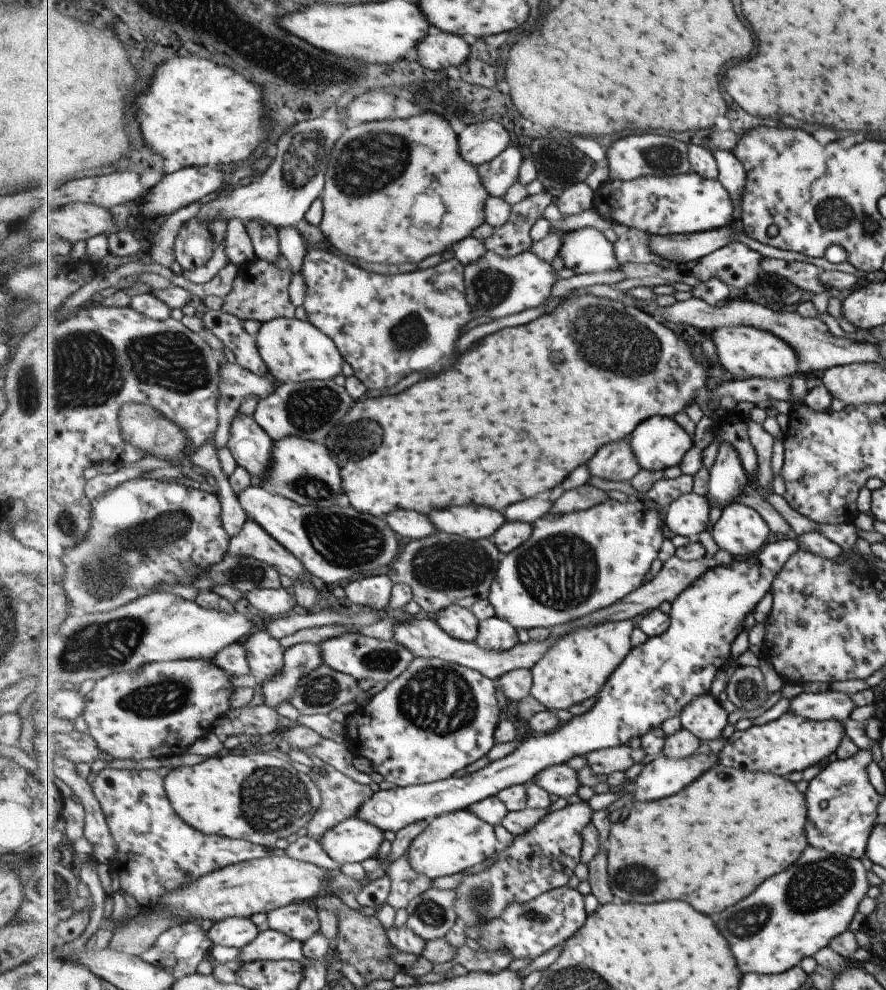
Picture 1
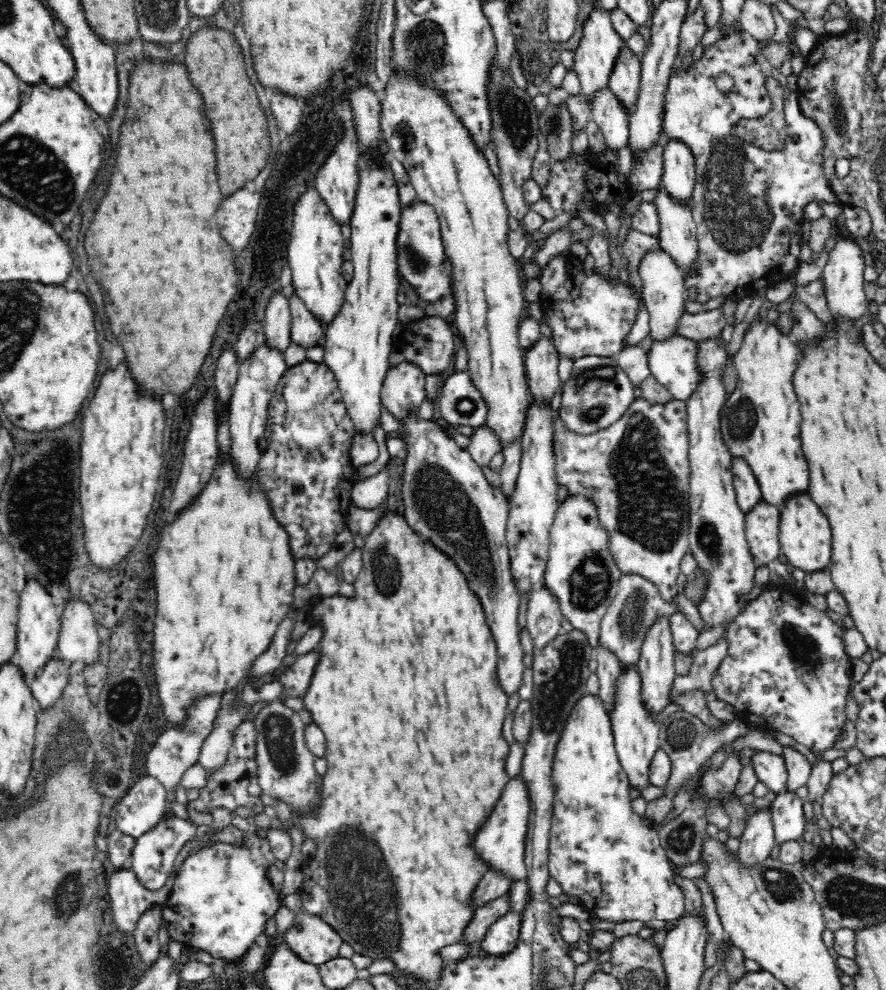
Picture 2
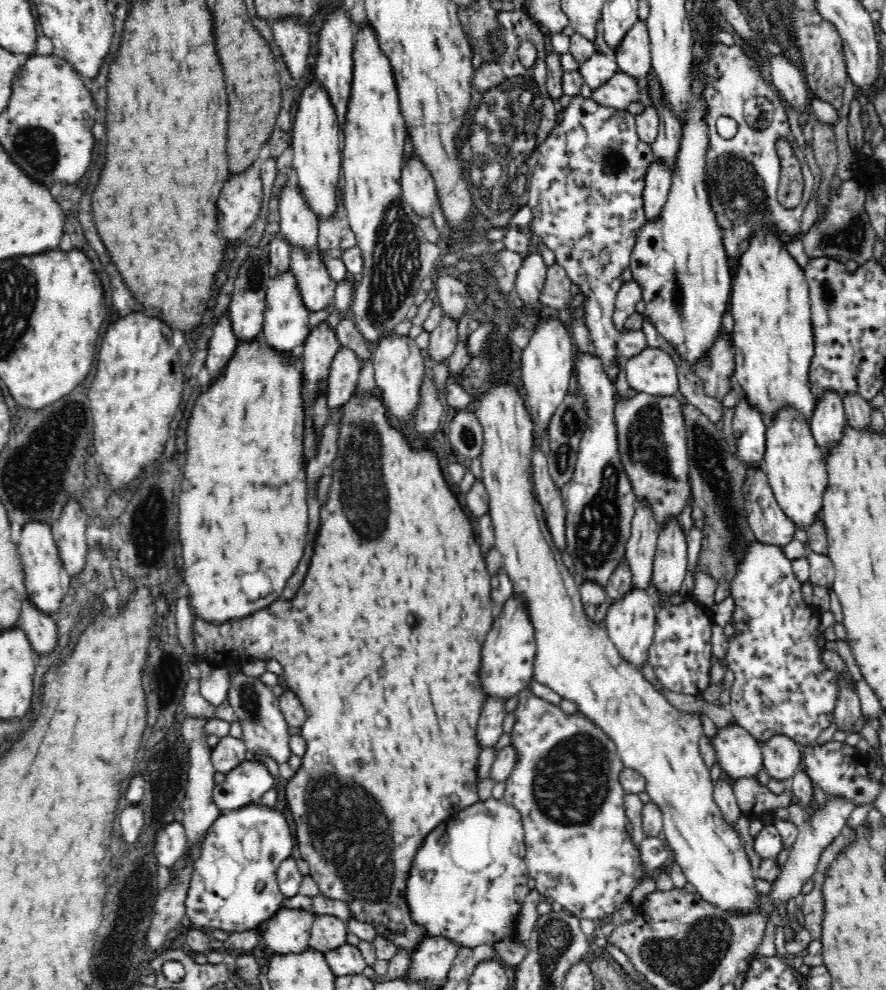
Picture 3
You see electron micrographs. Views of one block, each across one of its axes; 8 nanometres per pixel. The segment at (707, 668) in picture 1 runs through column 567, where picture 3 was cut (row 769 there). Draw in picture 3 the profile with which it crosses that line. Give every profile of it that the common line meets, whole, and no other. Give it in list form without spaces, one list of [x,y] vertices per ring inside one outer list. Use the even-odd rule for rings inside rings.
[[[744,728],[719,731],[713,742],[718,750],[717,761],[731,778],[755,778],[763,769],[763,743]]]

